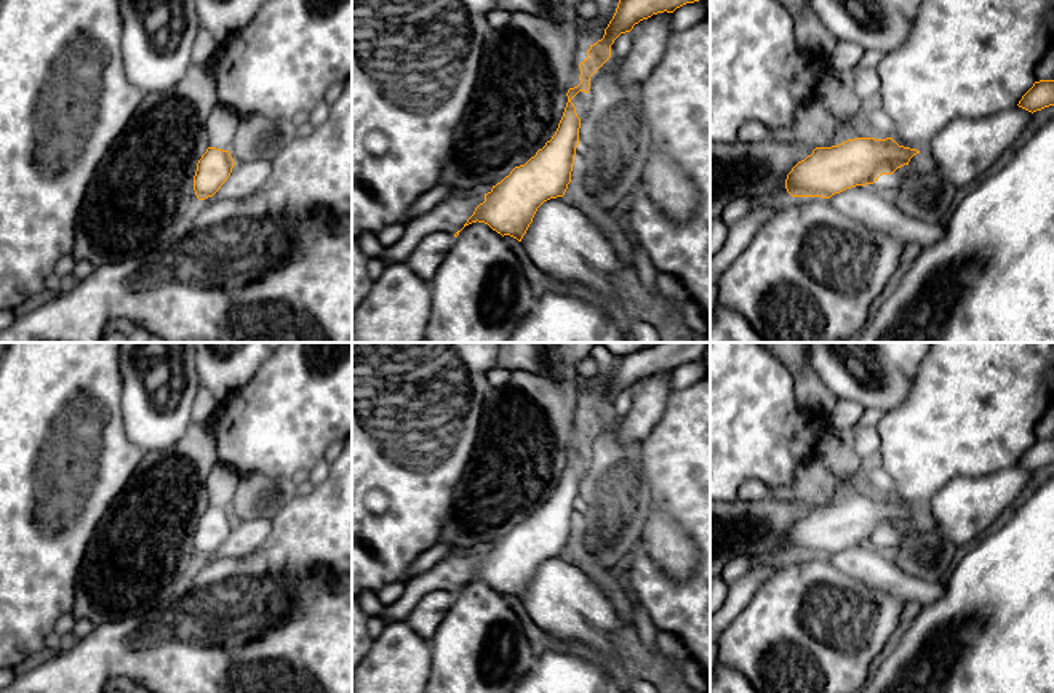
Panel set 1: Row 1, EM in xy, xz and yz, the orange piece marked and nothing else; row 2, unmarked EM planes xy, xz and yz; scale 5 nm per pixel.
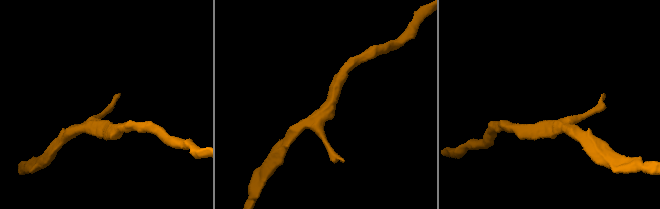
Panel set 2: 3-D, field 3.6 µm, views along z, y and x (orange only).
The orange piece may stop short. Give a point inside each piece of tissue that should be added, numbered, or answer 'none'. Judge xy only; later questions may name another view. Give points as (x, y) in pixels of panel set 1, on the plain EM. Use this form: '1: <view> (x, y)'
none

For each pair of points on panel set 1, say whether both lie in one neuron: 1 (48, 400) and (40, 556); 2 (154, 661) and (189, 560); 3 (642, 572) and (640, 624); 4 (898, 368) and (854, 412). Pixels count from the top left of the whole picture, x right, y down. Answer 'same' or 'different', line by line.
1: same
2: different
3: different
4: different

